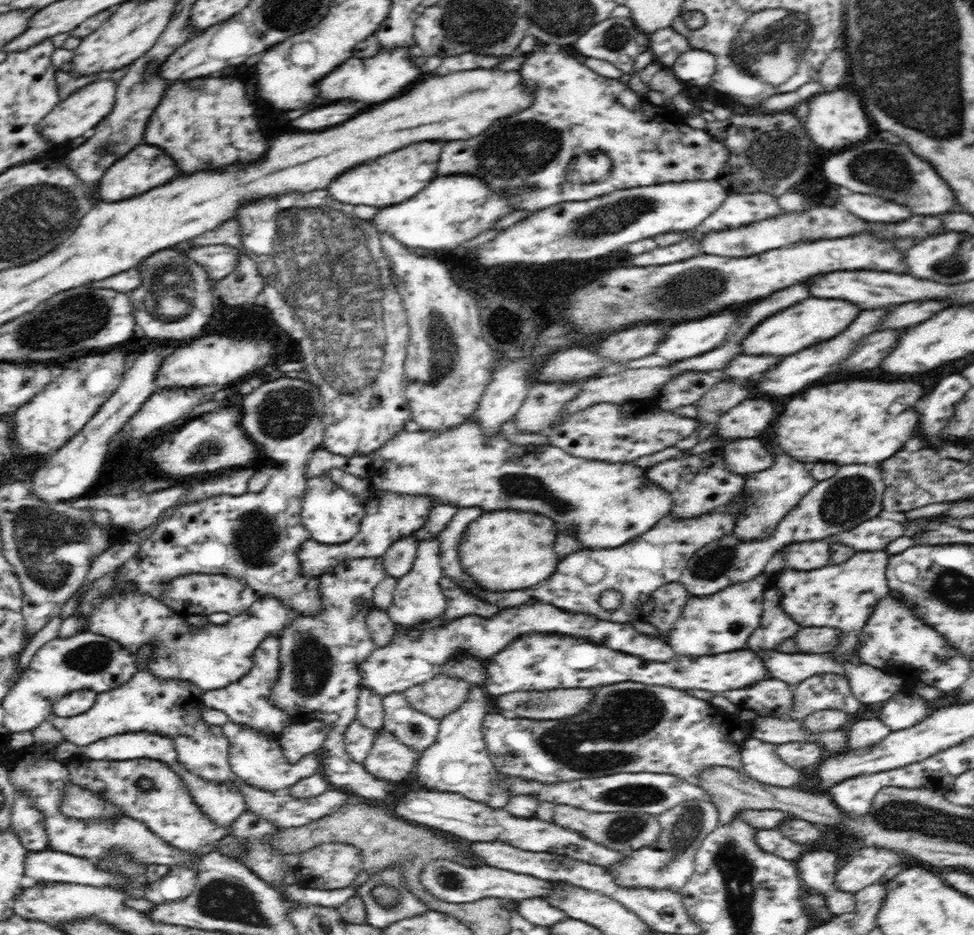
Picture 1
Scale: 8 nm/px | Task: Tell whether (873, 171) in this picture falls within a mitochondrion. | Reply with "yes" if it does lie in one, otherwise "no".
yes

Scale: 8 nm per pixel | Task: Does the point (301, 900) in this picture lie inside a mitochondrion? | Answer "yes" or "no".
no

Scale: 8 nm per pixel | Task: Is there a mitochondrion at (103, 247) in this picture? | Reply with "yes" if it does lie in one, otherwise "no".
no

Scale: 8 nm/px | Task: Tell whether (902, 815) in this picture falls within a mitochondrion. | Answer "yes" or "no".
yes

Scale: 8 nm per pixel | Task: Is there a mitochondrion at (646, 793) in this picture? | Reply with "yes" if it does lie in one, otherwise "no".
yes

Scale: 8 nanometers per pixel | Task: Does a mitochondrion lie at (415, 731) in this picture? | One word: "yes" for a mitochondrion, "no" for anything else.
yes

